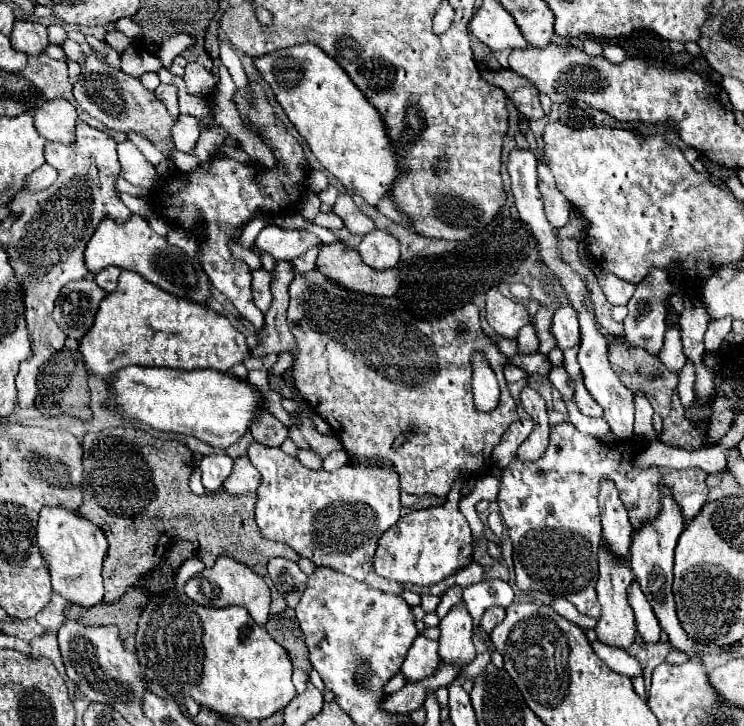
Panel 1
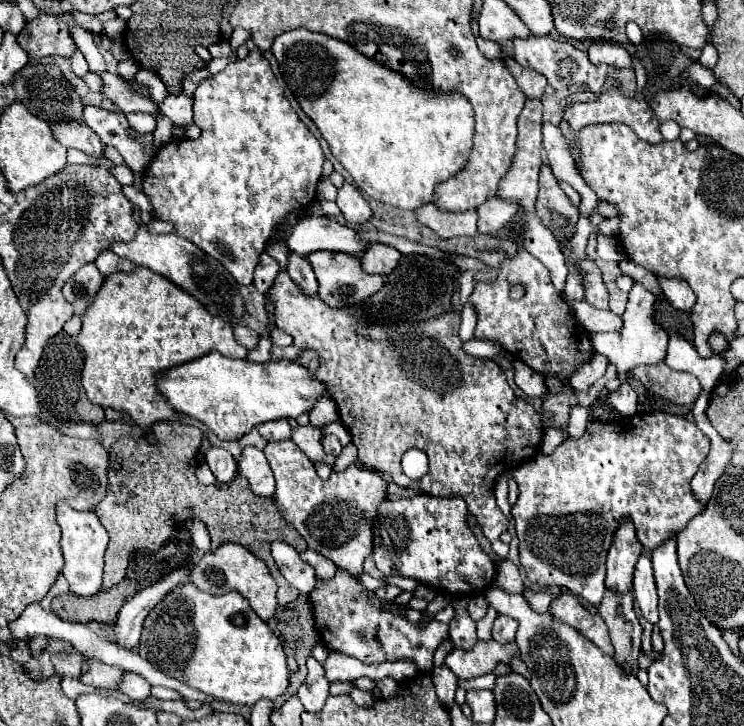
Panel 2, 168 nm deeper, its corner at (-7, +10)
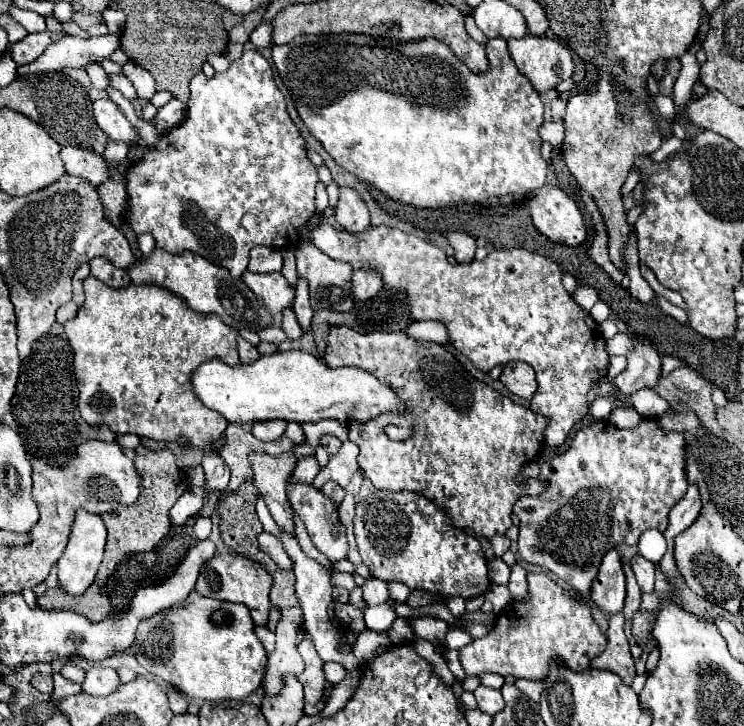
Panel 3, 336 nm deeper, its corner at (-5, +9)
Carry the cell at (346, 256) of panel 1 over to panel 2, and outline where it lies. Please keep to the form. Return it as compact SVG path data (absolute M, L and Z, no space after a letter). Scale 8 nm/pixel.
M310 252L310 256L306 256L306 260L310 262L310 266L314 268L314 274L318 278L320 300L324 300L332 308L344 308L350 304L358 304L364 298L376 294L384 284L382 276L370 276L370 274L362 272L360 260L354 260L354 256L346 256L342 252Z

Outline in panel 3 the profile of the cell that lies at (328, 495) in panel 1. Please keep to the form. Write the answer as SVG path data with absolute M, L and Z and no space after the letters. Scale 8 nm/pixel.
M292 475L288 477L288 499L290 499L290 505L294 509L294 515L298 515L304 521L304 525L308 529L308 535L310 535L310 539L314 543L314 547L320 553L324 553L334 563L346 559L346 555L348 555L348 539L346 539L344 523L338 517L336 503L330 497L326 497L320 489L316 489L314 485L294 483L292 481Z

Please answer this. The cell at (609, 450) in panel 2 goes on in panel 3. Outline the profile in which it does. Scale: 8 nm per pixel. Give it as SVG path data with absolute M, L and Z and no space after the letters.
M644 419L636 429L618 429L608 421L596 421L582 427L564 453L542 463L538 479L544 485L544 493L536 497L524 495L514 505L514 515L520 519L518 553L528 563L564 579L582 597L588 597L600 561L612 547L620 543L638 545L646 529L664 533L668 527L670 509L688 489L686 439L682 433L660 429L656 419Z

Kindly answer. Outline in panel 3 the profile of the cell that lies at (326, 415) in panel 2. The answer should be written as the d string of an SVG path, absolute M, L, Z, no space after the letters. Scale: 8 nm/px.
M250 453L248 459L254 471L254 485L264 497L264 503L272 513L274 521L284 531L294 533L294 513L286 497L286 477L292 473L296 457L292 459L290 453L282 453L280 457L268 457L266 453Z

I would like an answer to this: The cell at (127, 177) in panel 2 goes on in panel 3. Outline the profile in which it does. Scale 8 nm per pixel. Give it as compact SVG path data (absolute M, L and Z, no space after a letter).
M68 145L68 147L62 147L60 157L64 161L68 175L82 177L82 179L90 181L92 185L100 185L110 177L110 169L108 169L104 157L98 153L90 153L88 149Z

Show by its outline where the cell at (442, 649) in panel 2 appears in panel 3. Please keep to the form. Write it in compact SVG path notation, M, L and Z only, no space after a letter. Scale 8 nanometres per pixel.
M450 629L446 635L446 641L444 641L444 649L446 651L458 651L464 645L468 645L470 641L472 641L472 637L468 633L464 633L462 629Z

